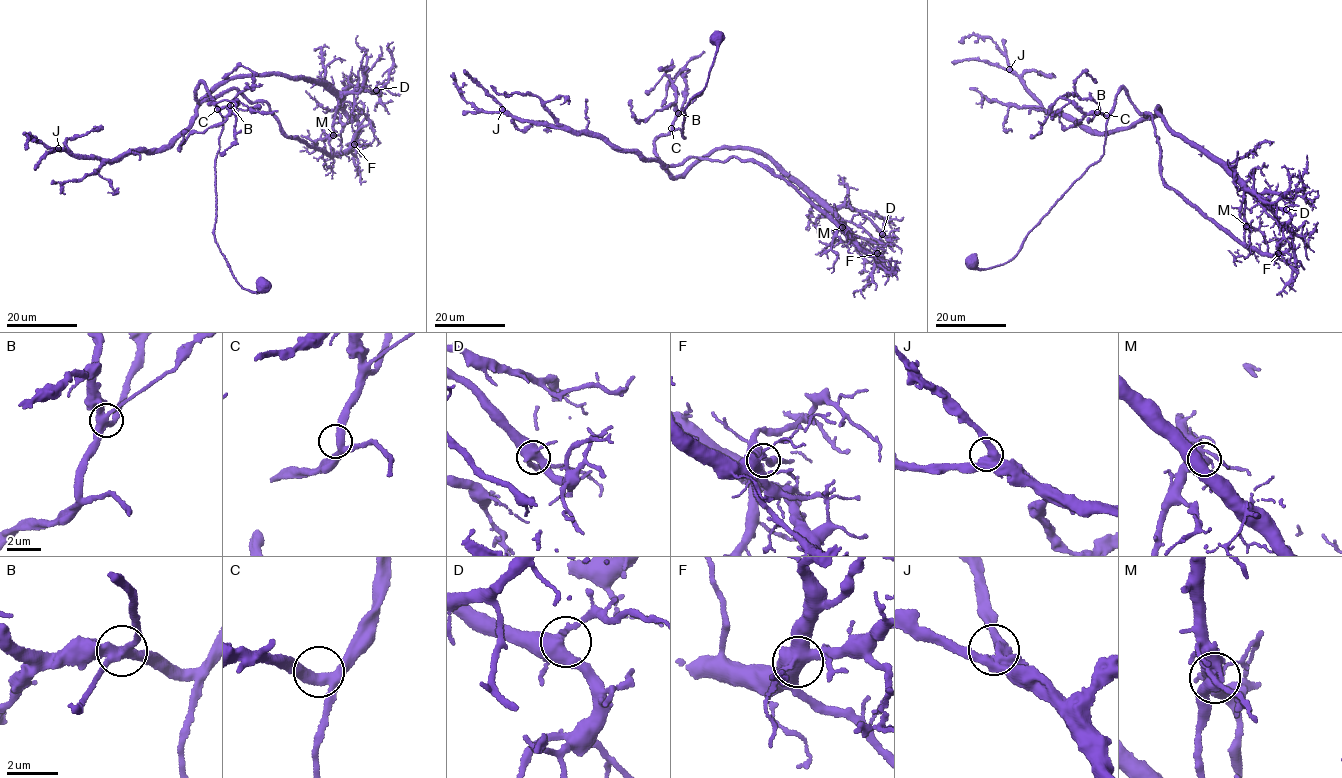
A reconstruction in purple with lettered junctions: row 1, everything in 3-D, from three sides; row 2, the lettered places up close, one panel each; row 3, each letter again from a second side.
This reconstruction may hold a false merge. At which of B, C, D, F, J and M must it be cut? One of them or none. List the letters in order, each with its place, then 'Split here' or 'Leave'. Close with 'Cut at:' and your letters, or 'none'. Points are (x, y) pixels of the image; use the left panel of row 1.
B: Place: (230, 105). Leave
C: Place: (217, 109). Leave
D: Place: (376, 90). Leave
F: Place: (354, 144). Leave
J: Place: (58, 148). Leave
M: Place: (333, 135). Split here
Cut at: M

